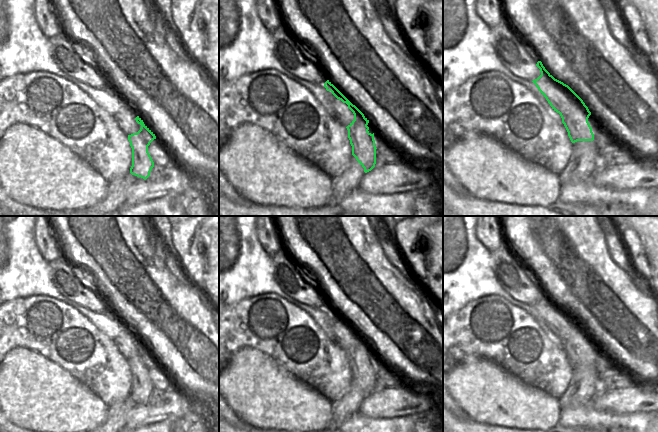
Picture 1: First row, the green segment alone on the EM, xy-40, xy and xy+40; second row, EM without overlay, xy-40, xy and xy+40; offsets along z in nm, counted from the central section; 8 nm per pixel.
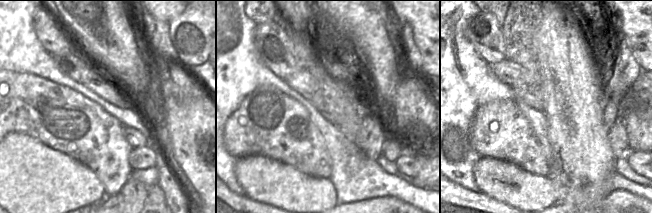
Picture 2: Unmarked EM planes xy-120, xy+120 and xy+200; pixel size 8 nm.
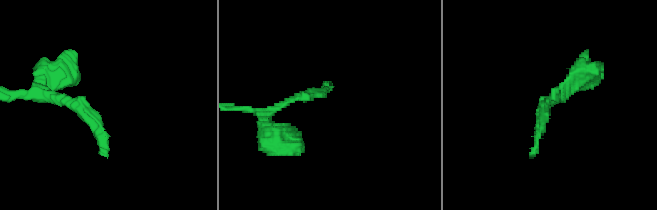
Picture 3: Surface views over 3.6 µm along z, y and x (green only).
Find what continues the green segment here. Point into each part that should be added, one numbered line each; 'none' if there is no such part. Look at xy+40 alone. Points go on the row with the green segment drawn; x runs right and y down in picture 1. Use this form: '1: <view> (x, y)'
none

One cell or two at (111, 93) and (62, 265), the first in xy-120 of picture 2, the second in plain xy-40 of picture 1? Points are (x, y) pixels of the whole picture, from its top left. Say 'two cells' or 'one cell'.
one cell

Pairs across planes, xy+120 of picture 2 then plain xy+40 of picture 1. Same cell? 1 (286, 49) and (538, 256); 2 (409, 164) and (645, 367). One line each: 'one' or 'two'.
1: two
2: two

